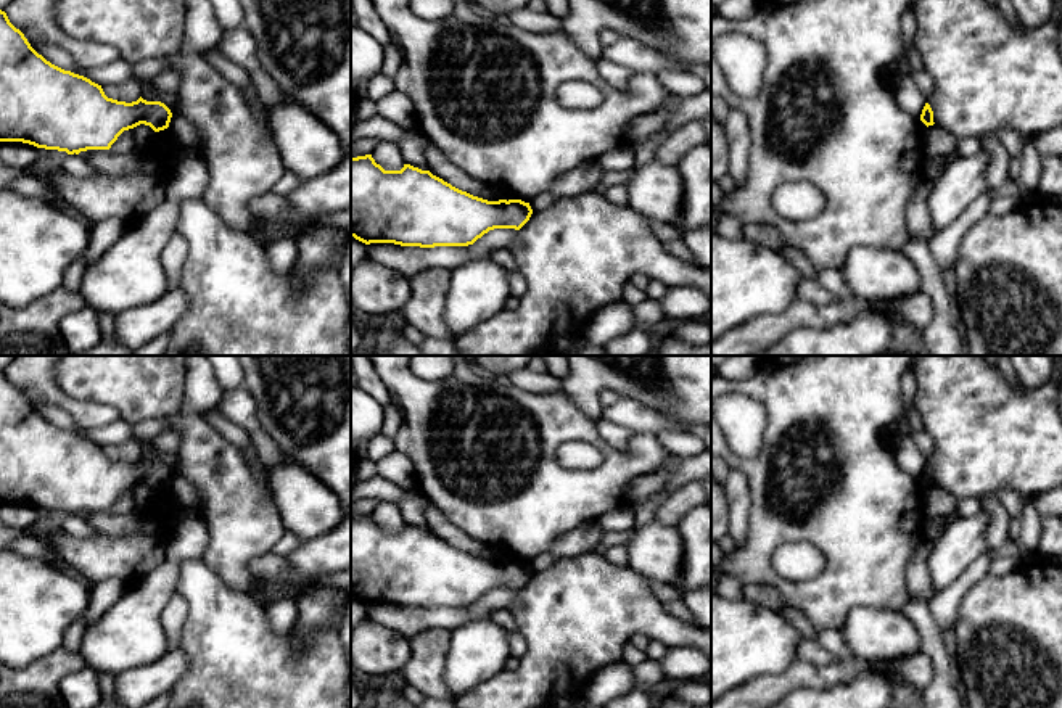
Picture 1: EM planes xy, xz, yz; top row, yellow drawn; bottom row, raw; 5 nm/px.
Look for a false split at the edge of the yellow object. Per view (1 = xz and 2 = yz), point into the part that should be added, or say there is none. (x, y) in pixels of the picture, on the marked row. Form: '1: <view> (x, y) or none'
1: none
2: none

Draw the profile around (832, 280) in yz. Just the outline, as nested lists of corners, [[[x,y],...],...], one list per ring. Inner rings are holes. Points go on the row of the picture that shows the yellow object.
[[[821,269],[816,274],[816,282],[821,283],[837,301],[846,301],[853,298],[851,290],[840,270]]]

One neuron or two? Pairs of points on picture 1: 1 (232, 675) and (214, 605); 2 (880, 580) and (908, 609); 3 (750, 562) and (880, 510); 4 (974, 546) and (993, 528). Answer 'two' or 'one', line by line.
1: one
2: two
3: one
4: two

